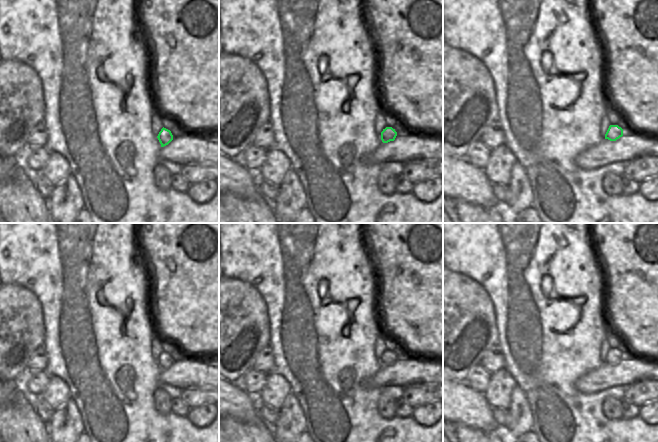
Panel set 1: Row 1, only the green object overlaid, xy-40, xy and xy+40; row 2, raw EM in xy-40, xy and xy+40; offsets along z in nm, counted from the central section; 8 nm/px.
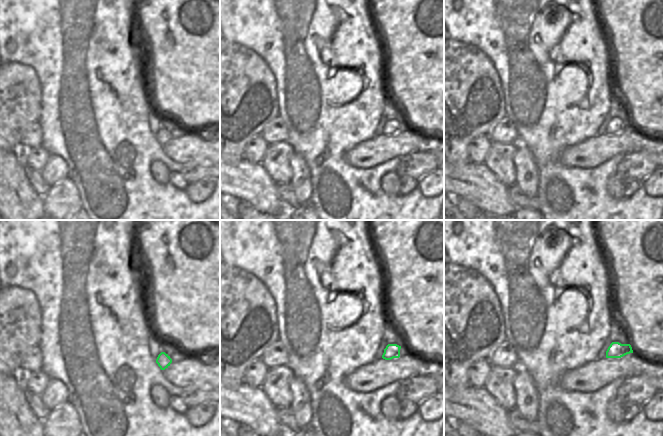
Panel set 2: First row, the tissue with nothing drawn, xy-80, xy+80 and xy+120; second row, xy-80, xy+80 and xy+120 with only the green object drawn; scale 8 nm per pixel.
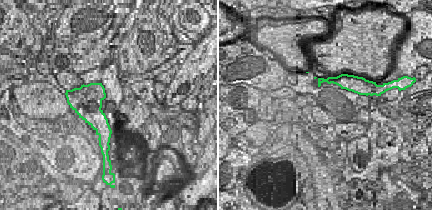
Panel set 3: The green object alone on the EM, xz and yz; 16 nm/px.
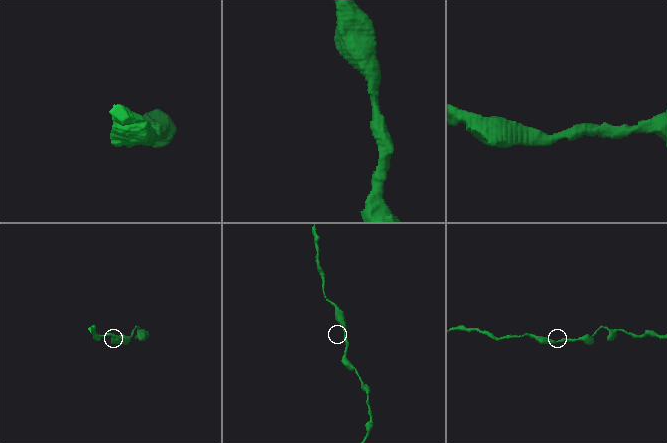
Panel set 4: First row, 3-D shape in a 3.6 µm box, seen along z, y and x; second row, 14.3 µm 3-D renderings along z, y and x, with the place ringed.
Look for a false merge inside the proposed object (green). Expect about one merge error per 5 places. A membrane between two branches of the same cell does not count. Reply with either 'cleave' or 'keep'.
keep

